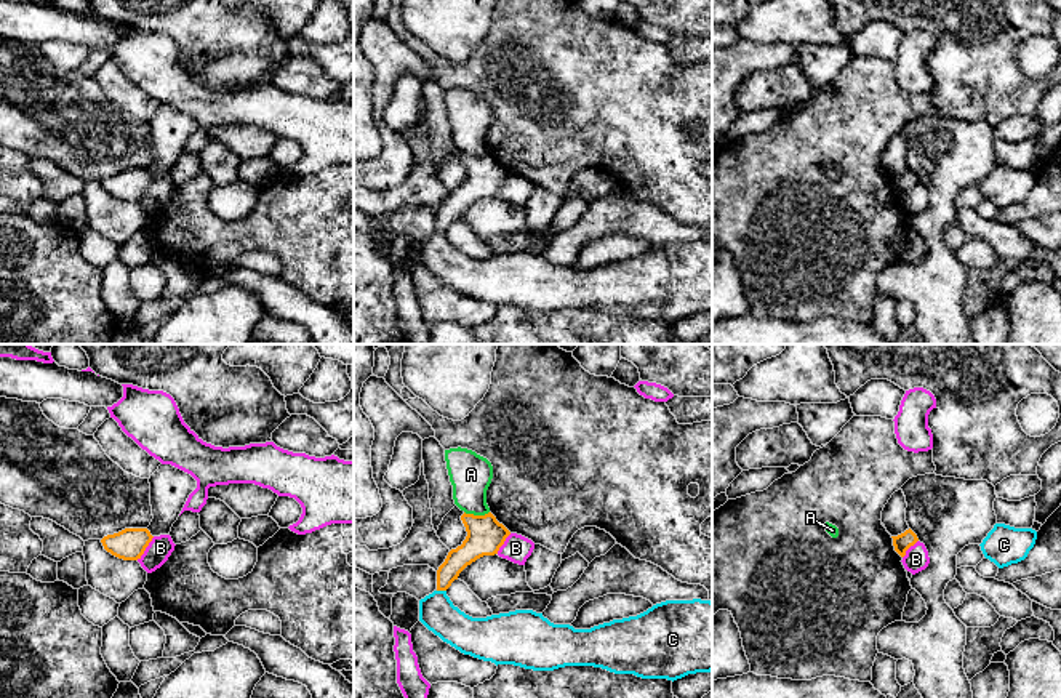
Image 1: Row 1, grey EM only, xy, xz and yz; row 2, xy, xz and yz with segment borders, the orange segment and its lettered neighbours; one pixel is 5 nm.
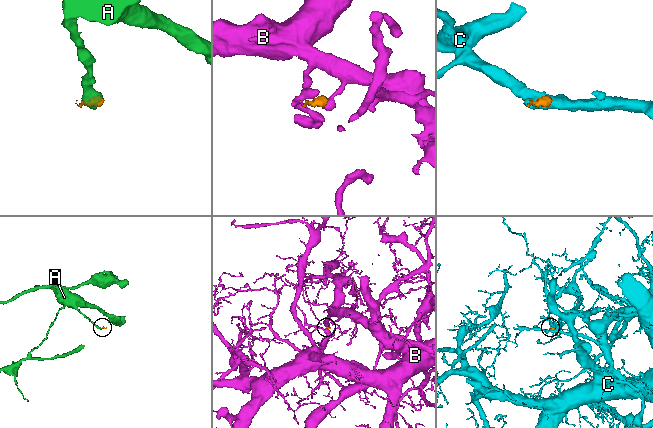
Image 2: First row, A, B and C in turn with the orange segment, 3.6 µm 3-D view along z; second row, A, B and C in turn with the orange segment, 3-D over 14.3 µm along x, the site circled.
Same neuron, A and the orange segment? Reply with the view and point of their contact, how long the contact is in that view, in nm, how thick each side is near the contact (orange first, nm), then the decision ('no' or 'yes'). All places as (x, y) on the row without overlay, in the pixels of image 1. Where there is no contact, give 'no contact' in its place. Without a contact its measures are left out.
contact xz (477, 157); length 130 nm; calibres 190 and 220 nm; no

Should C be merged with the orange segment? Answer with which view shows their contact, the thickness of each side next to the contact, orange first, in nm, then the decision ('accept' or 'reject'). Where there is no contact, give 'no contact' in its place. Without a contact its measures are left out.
xz | 120/180 nm | accept

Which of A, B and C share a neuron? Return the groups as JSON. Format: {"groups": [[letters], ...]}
{"groups": [["A"], ["B"], ["C"]]}

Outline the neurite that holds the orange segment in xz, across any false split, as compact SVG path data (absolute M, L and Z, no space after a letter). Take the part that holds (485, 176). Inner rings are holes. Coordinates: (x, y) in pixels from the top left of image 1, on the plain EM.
M488 154L485 157L462 155L467 178L451 191L437 211L437 231L419 242L419 263L464 296L498 306L514 306L533 312L554 312L565 307L594 307L615 315L634 315L642 320L677 322L688 315L712 312L712 243L666 242L647 253L623 261L613 261L591 271L575 271L570 266L554 266L543 255L515 251L472 259L453 247L446 231L459 215L483 197L498 195L510 173Z

